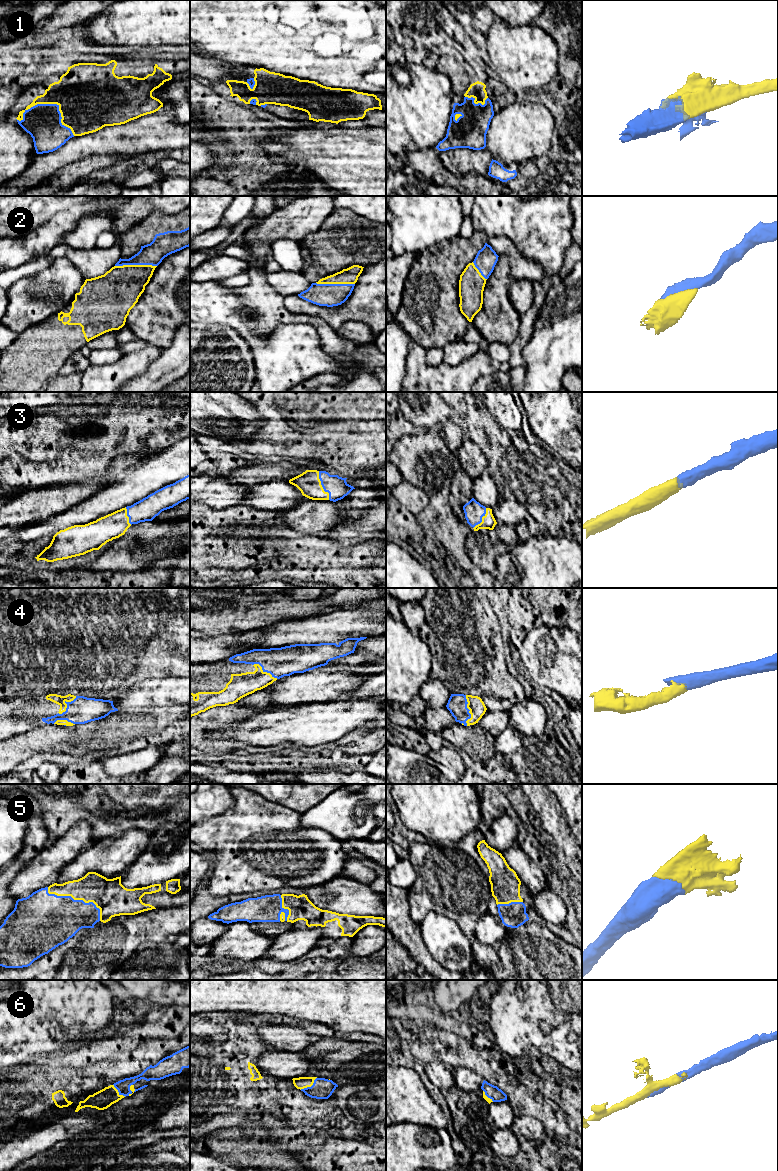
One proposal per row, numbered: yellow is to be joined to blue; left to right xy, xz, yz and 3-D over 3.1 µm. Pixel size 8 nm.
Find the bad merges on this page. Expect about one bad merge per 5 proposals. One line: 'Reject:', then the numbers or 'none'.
Reject: none

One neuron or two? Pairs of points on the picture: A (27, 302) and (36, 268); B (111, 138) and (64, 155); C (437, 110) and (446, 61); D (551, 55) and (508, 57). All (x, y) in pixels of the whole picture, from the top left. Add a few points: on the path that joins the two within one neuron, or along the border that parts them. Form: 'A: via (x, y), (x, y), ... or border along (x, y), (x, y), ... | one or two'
A: border along (53, 260), (42, 271), (26, 275), (12, 283) | two
B: via (99, 143), (76, 148) | one
C: border along (435, 69), (449, 78), (454, 94) | two
D: via (540, 55), (531, 54), (526, 57), (519, 57) | one

